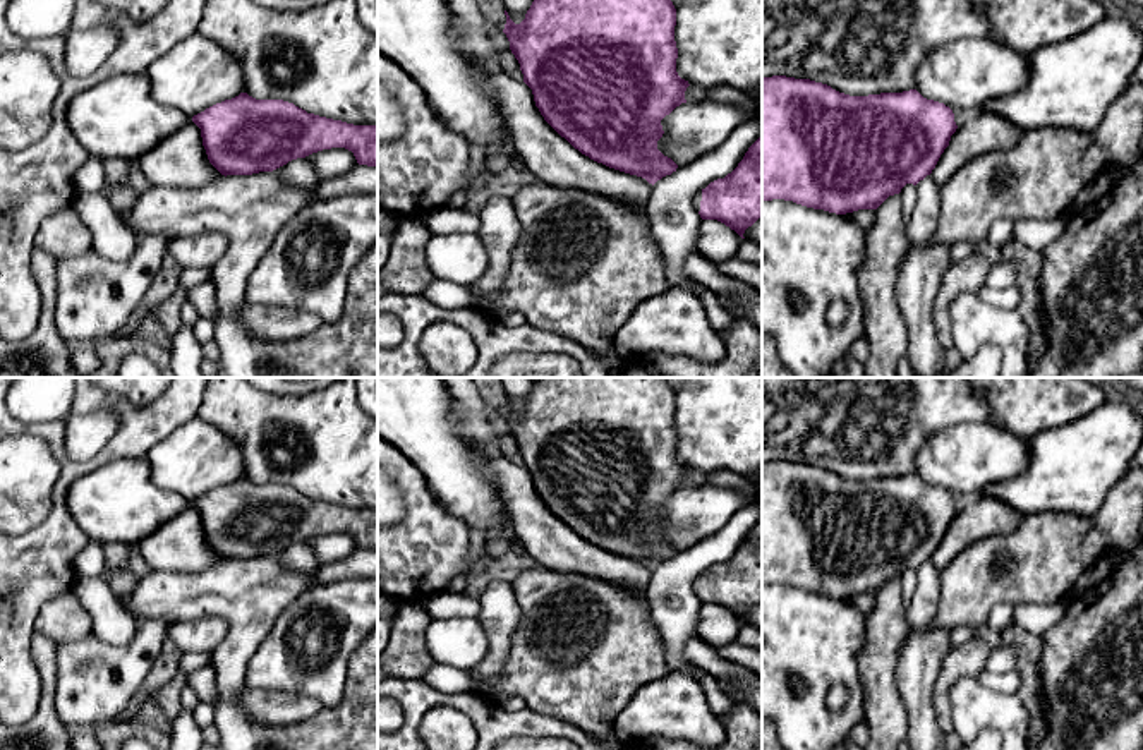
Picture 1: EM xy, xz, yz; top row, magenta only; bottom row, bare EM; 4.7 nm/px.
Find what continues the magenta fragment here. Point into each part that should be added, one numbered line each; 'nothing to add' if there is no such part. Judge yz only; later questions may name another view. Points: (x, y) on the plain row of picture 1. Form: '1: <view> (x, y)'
1: yz (920, 658)

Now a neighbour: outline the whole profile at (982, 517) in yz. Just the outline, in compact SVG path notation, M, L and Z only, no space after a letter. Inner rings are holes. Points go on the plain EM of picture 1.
M971 498L951 520L949 530L930 559L942 572L970 544L990 535L1014 532L1021 517L1018 510L997 498Z

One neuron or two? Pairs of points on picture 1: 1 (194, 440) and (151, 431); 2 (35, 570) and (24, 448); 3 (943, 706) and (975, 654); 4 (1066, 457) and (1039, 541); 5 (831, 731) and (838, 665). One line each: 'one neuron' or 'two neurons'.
1: two neurons
2: two neurons
3: one neuron
4: two neurons
5: one neuron

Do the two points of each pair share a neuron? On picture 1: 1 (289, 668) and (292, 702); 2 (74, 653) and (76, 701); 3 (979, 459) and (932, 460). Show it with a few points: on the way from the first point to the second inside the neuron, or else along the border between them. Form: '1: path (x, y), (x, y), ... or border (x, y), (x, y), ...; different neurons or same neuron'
1: border (251, 689), (311, 695), (325, 707); different neurons
2: path (78, 665), (78, 689); same neuron
3: path (967, 459), (944, 459); same neuron

